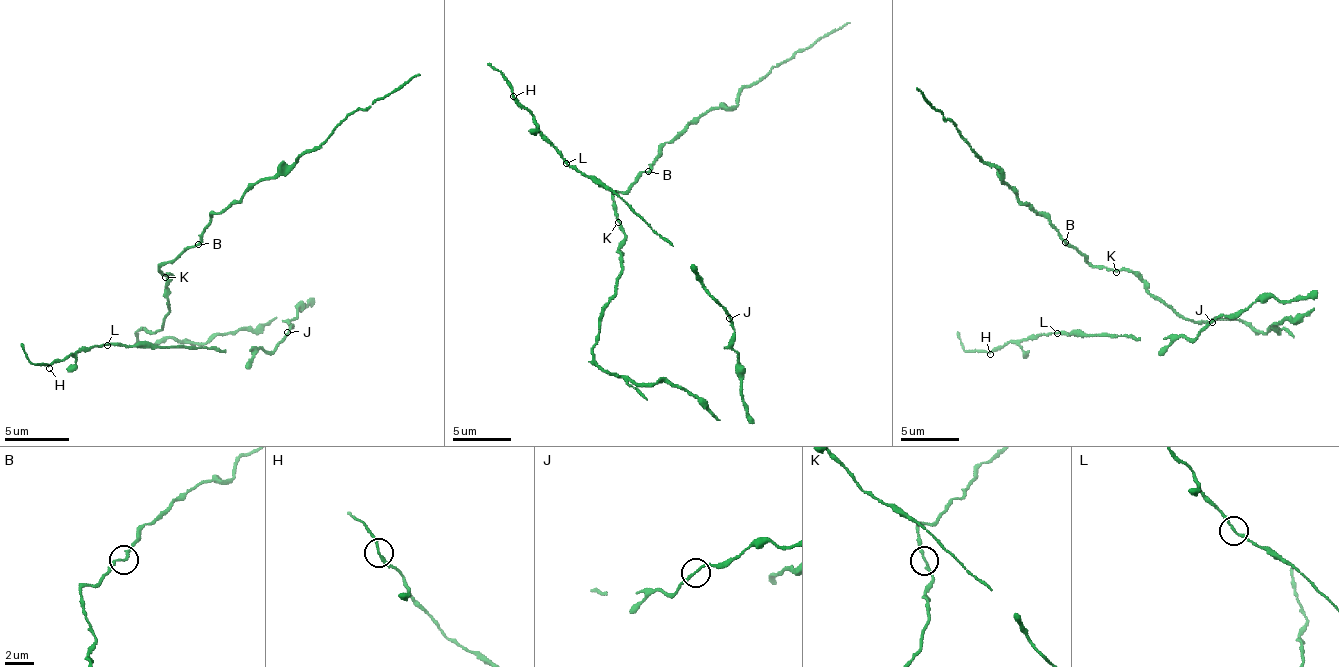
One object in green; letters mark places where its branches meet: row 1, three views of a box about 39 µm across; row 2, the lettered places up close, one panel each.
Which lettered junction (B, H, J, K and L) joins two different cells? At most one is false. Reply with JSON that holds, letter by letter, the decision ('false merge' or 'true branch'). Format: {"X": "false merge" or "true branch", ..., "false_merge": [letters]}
{"B": "true branch", "H": "true branch", "J": "true branch", "K": "true branch", "L": "true branch", "false_merge": []}

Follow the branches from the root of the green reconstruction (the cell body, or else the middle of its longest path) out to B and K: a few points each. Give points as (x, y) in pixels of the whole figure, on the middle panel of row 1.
B: (636, 382), (609, 374), (592, 350), (601, 309), (615, 292), (621, 271), (624, 233), (612, 195), (647, 172)
K: (636, 382), (609, 374), (592, 353), (601, 309), (615, 292), (621, 271), (624, 233), (618, 222)

